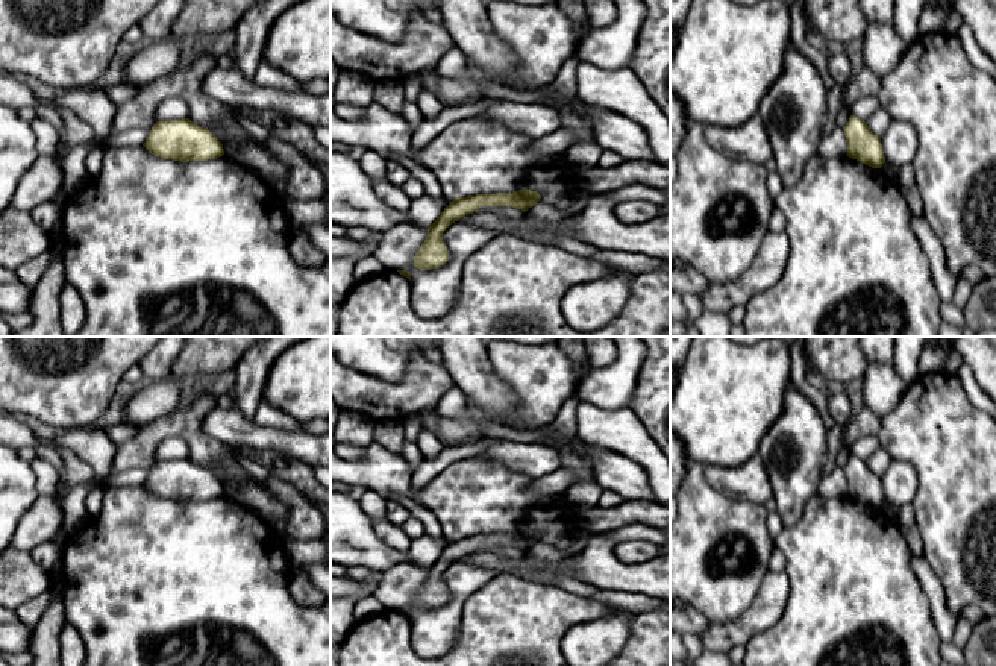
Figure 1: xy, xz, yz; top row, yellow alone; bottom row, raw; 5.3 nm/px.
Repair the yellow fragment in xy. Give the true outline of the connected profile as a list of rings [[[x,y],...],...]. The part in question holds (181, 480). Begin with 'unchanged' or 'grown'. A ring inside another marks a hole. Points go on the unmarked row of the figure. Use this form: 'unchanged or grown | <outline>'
unchanged | [[[189,458],[156,461],[143,484],[152,495],[180,502],[217,499],[223,484]]]

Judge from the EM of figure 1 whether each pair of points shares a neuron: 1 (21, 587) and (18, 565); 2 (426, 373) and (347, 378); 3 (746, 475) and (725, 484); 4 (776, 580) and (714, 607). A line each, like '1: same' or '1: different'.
1: same
2: same
3: same
4: different

